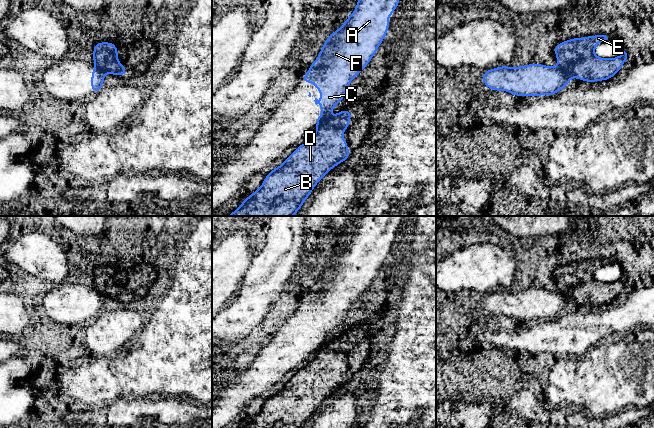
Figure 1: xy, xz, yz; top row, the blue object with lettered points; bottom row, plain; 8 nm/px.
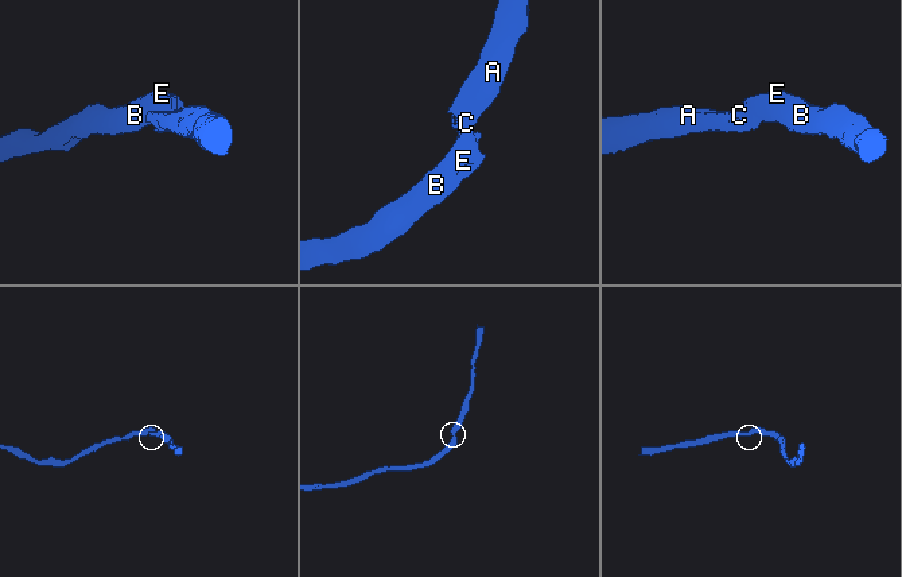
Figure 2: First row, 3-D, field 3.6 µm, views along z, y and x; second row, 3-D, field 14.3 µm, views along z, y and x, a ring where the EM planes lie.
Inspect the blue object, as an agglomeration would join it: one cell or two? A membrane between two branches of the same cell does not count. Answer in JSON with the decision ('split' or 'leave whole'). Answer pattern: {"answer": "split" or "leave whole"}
{"answer": "split"}

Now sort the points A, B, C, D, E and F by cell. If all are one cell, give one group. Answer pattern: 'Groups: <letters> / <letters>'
Groups: A C F / B D E

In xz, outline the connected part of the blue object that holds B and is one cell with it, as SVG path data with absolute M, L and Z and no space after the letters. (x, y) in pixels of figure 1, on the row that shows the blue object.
M341 110L337 115L329 115L315 130L315 134L296 150L277 168L269 171L262 185L240 207L227 216L293 216L309 197L317 183L329 173L333 167L344 160L349 160L348 144L343 132L348 129L353 117L350 111Z

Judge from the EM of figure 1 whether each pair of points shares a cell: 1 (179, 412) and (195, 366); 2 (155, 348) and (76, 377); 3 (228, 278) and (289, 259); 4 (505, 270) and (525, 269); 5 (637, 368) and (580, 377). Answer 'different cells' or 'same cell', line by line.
1: different cells
2: same cell
3: different cells
4: different cells
5: same cell

